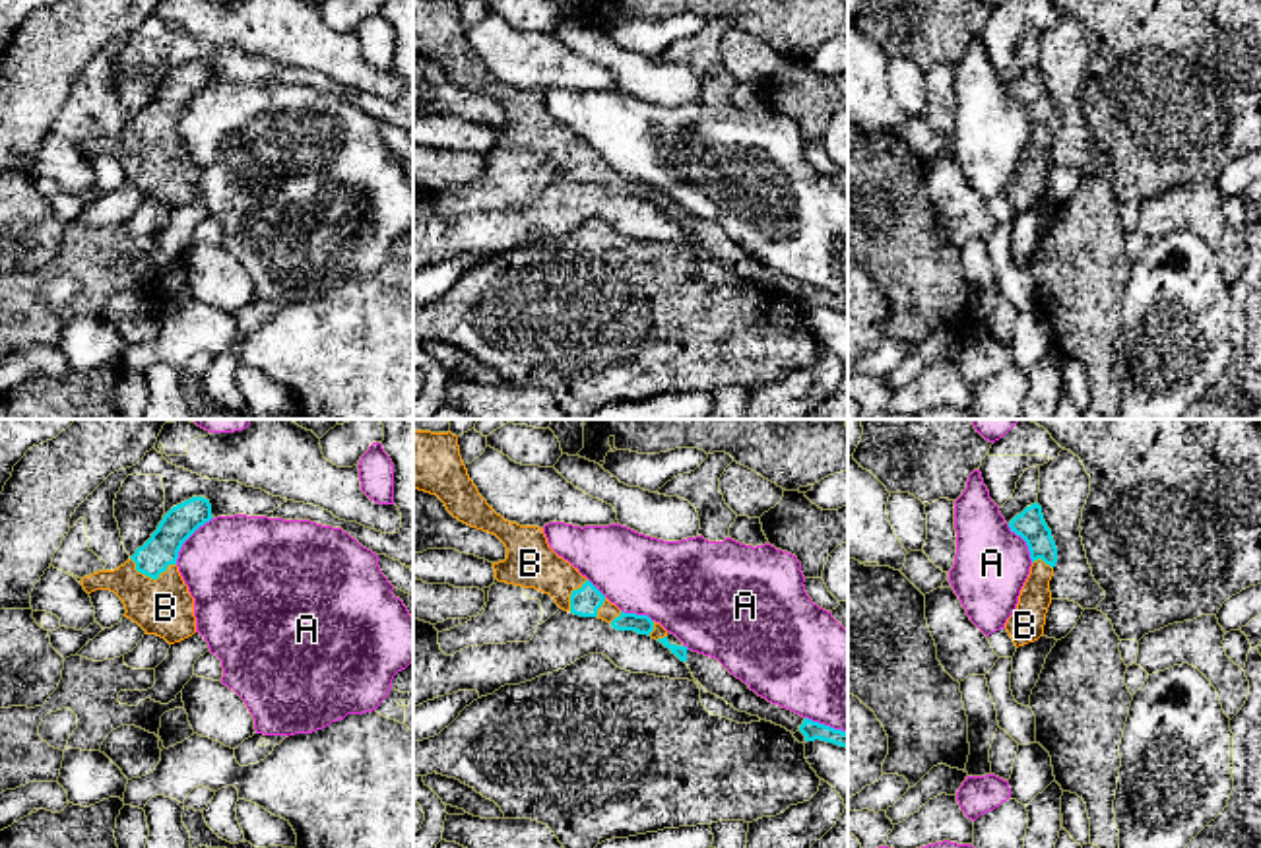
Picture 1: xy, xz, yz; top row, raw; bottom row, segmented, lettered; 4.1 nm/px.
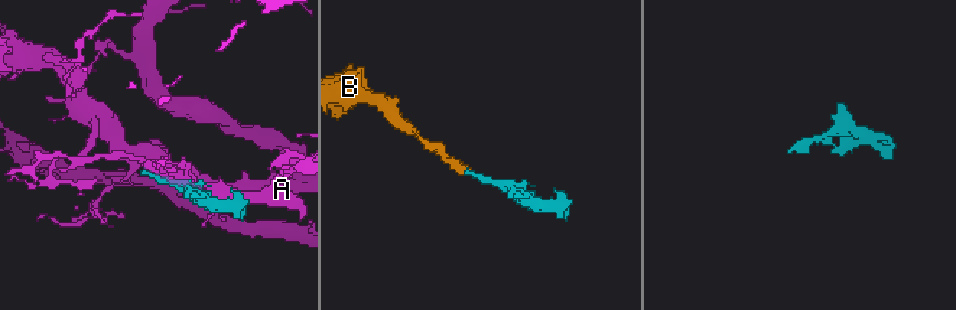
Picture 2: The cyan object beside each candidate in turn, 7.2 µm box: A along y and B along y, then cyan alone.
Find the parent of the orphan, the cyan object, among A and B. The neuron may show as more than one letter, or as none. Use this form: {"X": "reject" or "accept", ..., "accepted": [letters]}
{"A": "reject", "B": "accept", "accepted": ["B"]}

